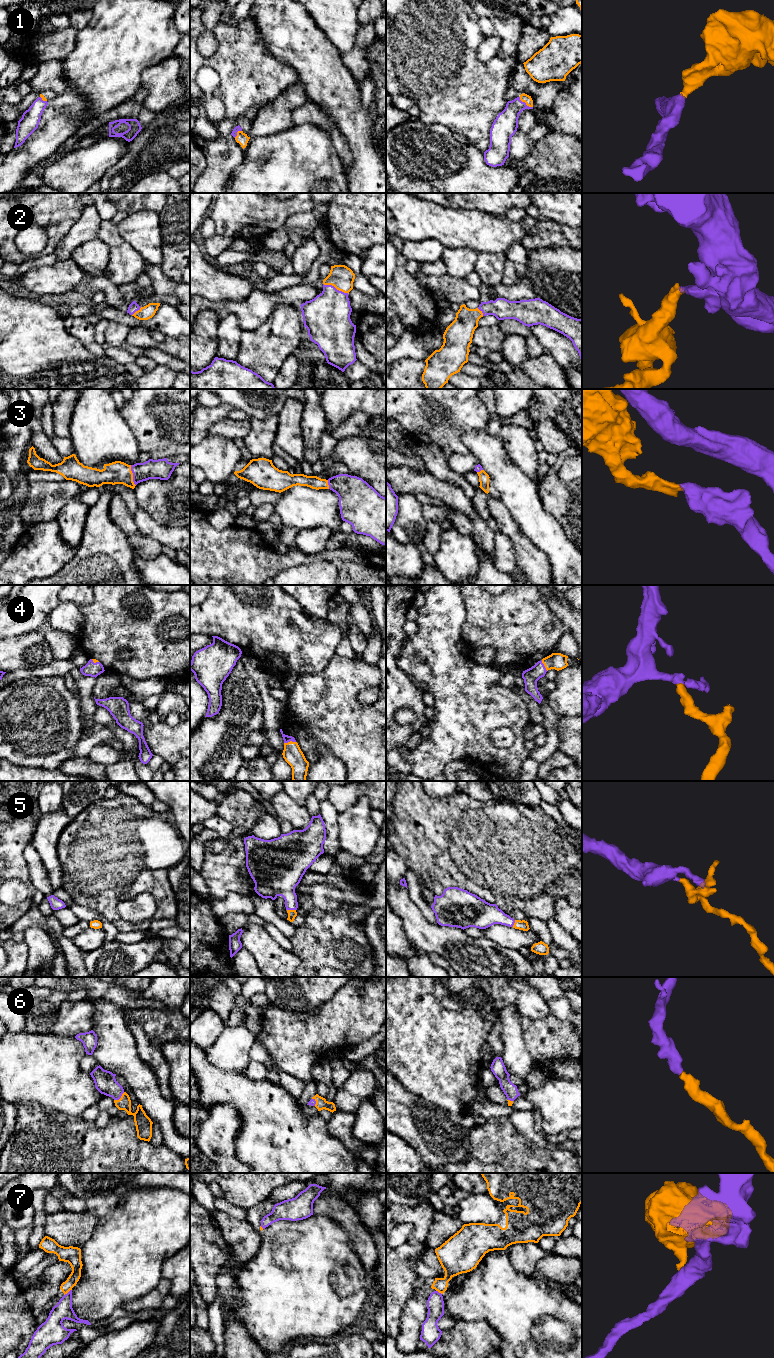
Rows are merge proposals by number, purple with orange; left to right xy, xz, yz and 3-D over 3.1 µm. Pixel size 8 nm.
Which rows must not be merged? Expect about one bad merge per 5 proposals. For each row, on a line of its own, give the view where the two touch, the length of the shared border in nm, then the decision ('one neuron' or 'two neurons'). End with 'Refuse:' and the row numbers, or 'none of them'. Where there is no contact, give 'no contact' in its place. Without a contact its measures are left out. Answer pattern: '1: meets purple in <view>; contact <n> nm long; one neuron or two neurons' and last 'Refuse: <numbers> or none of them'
1: meets purple in yz; contact 140 nm long; one neuron
2: meets purple in xz; contact 220 nm long; one neuron
3: meets purple in xy; contact 170 nm long; one neuron
4: meets purple in xz; contact 100 nm long; one neuron
5: meets purple in xz; contact 70 nm long; one neuron
6: meets purple in xy; contact 110 nm long; one neuron
7: meets purple in xy; contact 80 nm long; two neurons
Refuse: 7

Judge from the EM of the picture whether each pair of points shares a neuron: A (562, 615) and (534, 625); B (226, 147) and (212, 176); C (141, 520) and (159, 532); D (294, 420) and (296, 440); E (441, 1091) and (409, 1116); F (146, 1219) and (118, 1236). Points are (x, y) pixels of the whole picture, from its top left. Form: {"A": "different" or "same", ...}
{"A": "different", "B": "same", "C": "same", "D": "same", "E": "different", "F": "same"}

